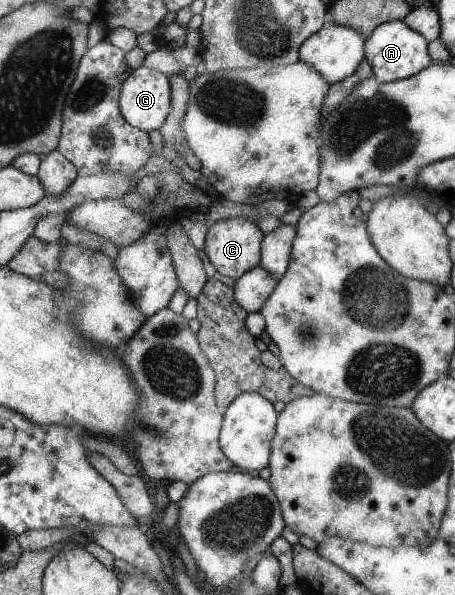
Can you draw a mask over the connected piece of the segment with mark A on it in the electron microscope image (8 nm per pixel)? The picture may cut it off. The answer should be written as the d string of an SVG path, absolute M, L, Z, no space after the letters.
M402 20L385 21L365 39L364 59L369 63L372 74L381 83L388 83L417 74L432 63L428 53L428 41L421 33L409 28Z

